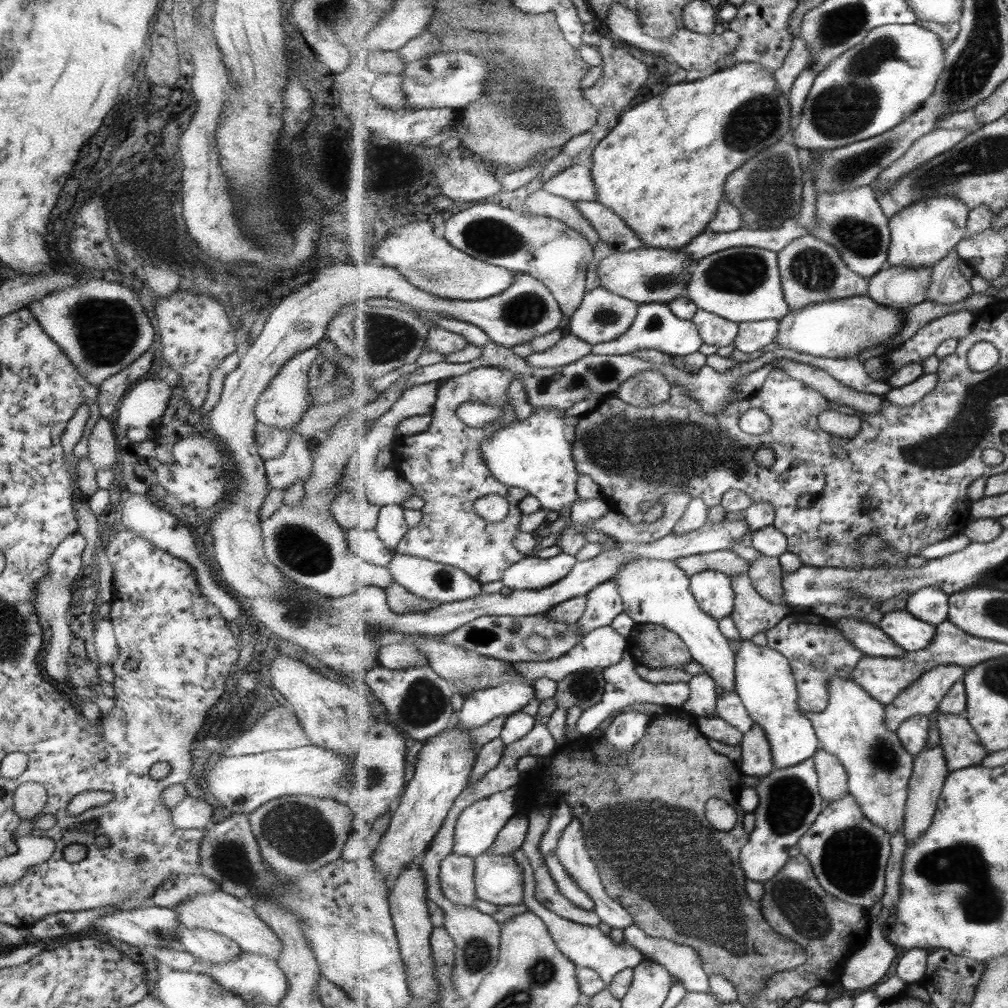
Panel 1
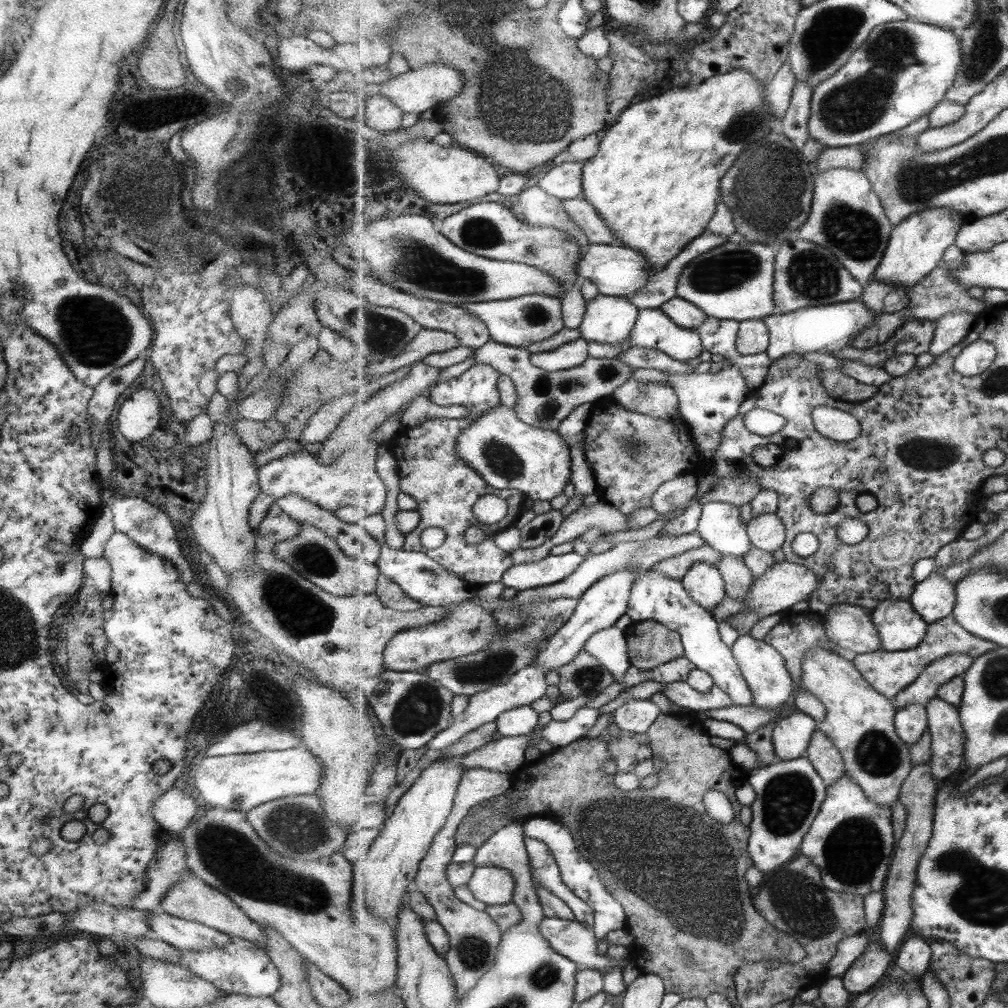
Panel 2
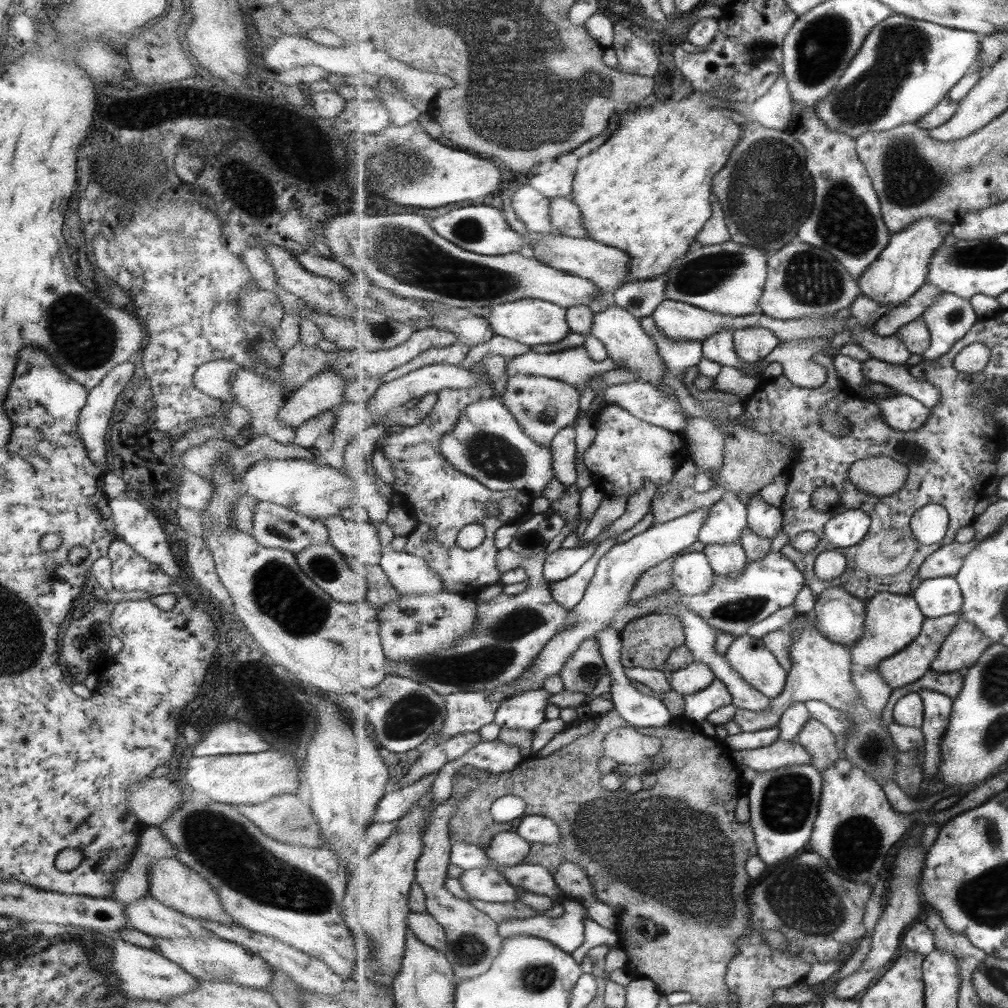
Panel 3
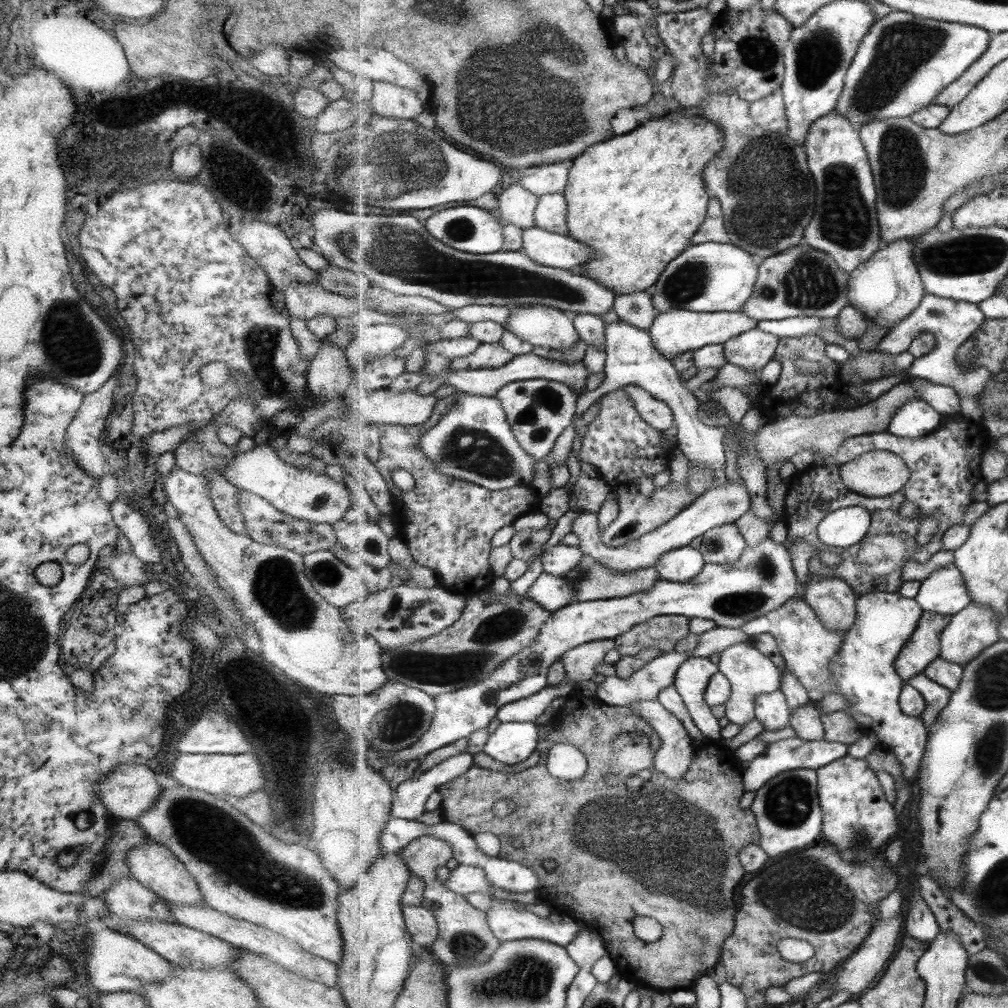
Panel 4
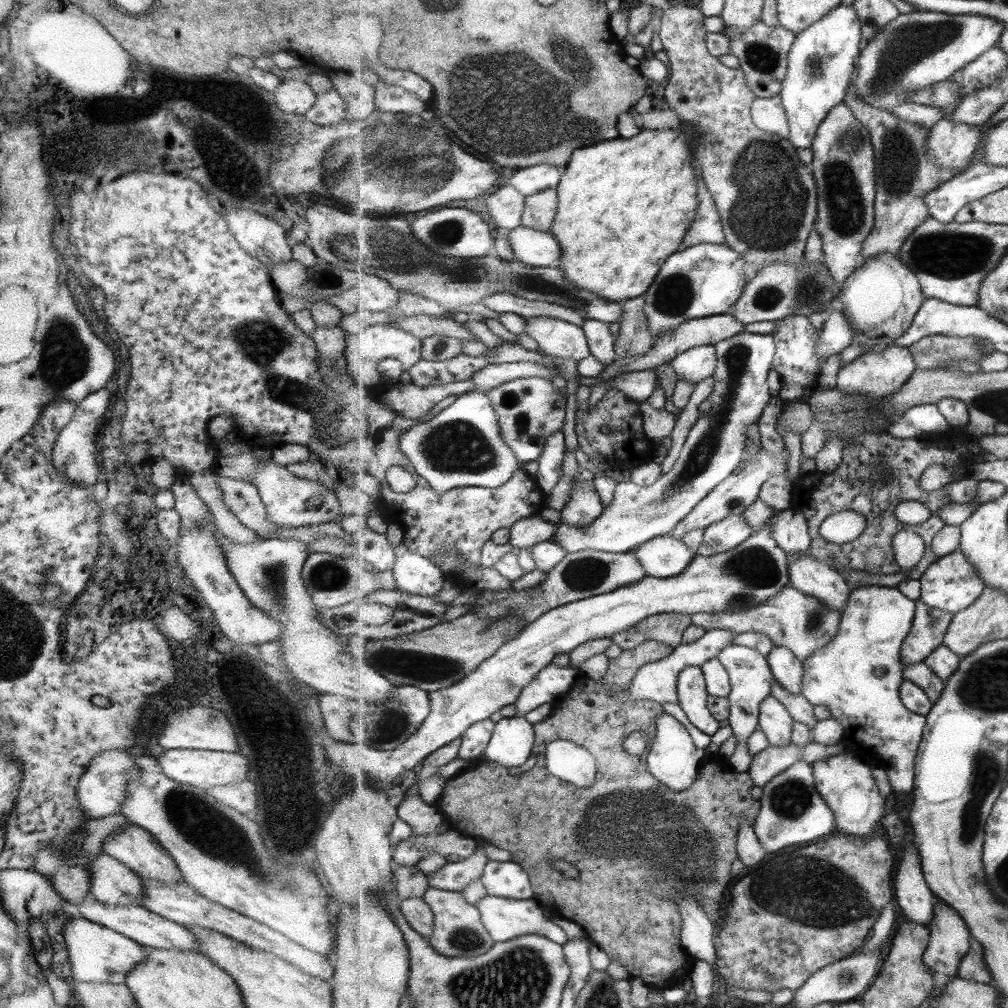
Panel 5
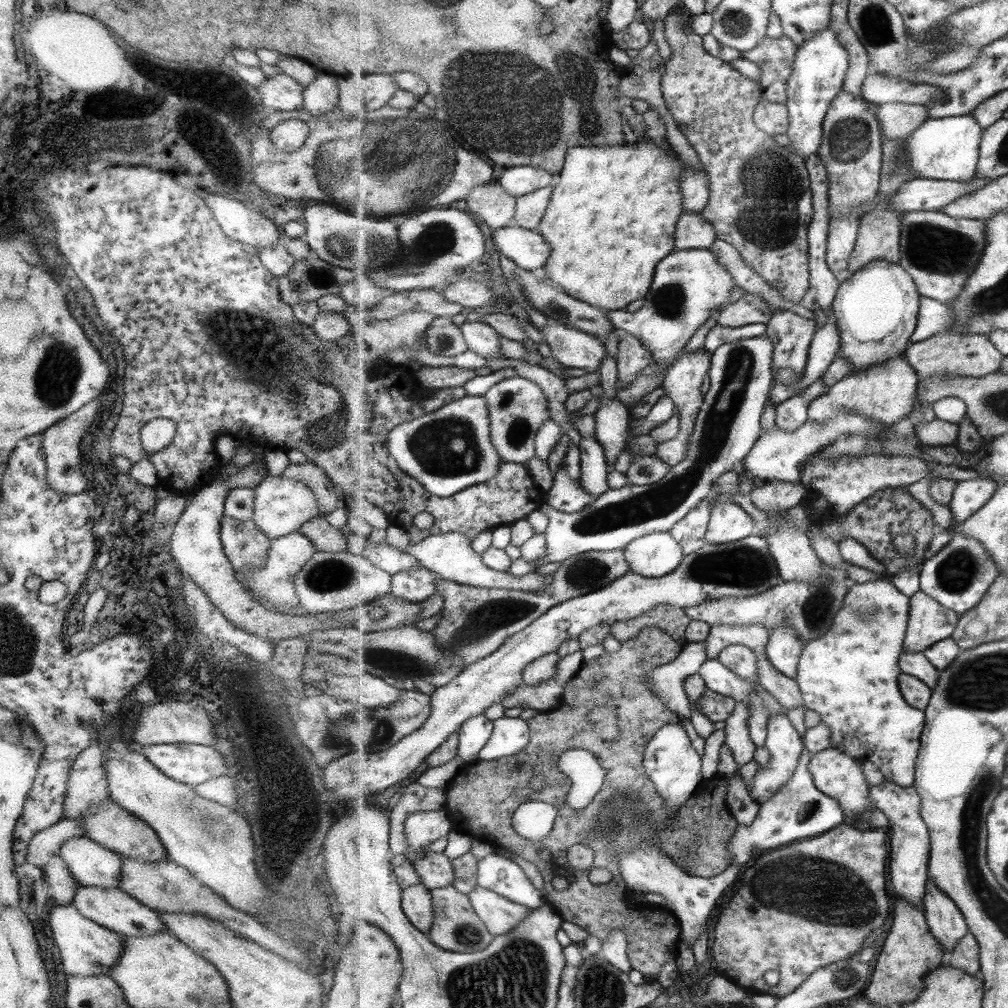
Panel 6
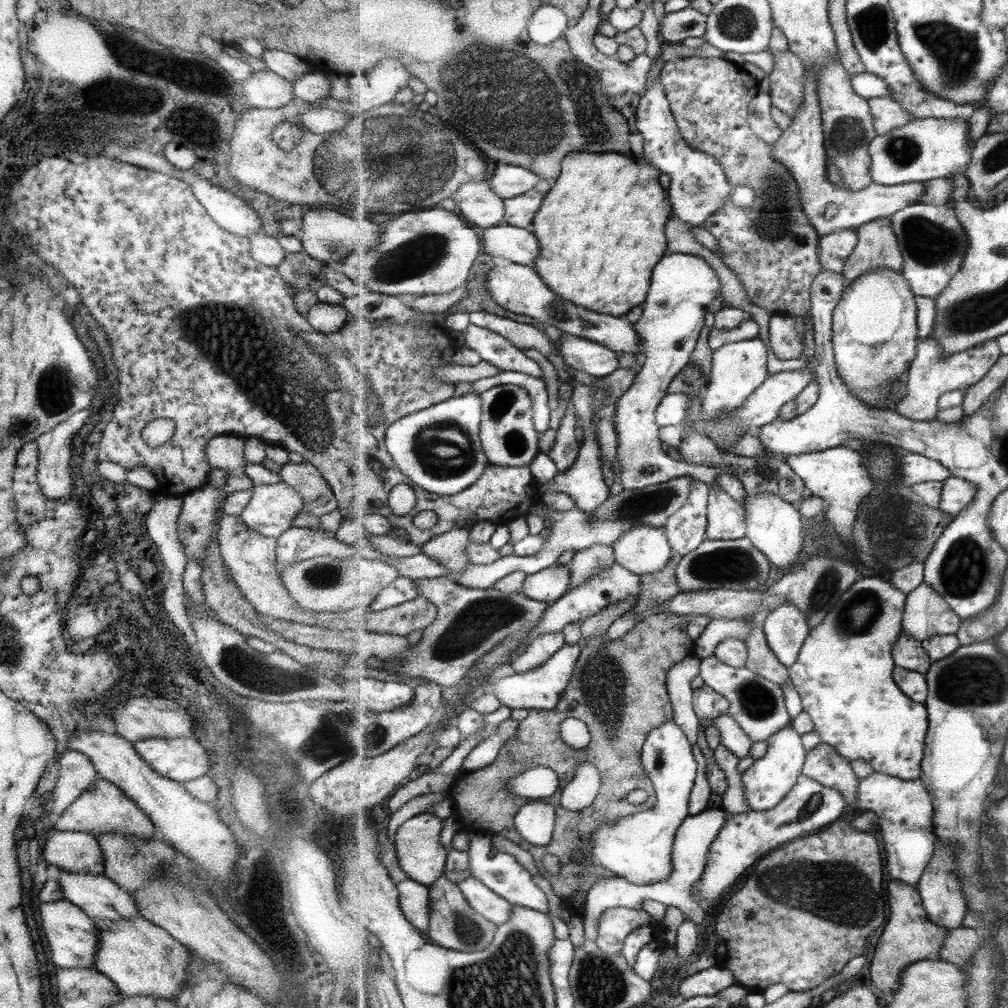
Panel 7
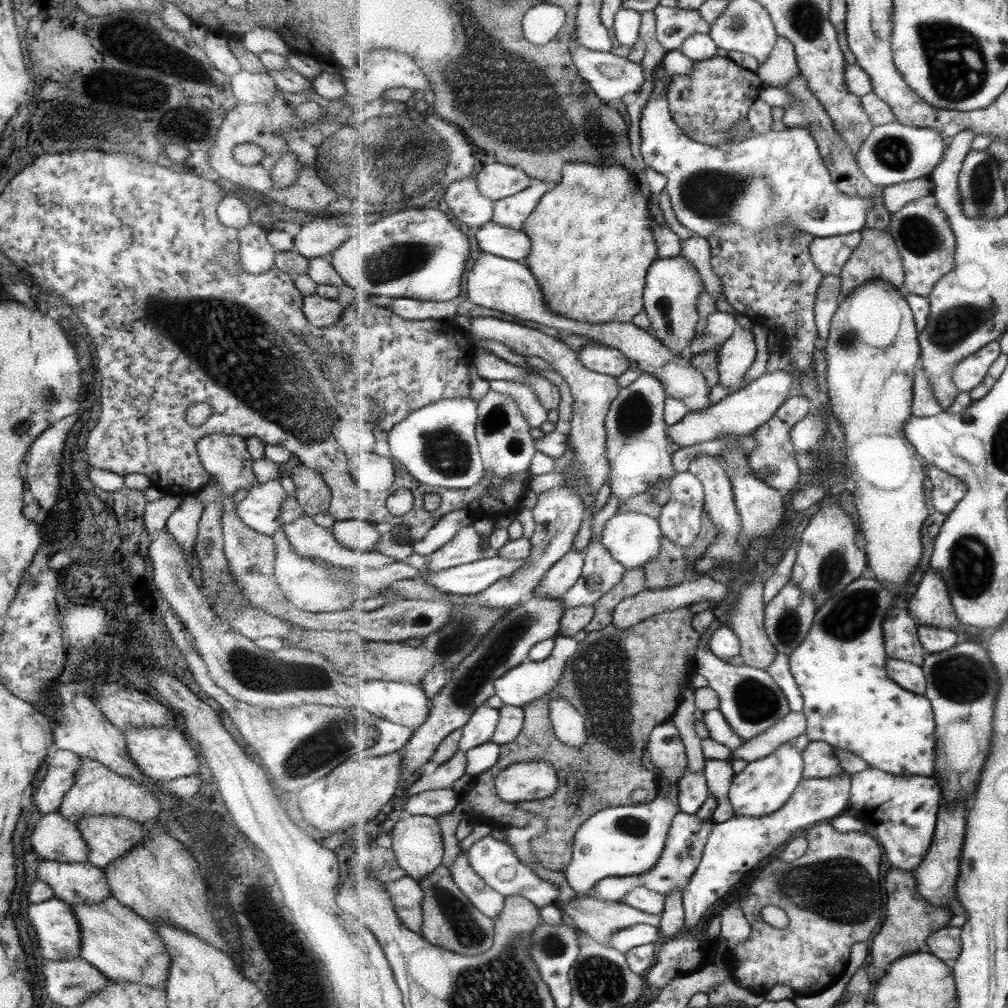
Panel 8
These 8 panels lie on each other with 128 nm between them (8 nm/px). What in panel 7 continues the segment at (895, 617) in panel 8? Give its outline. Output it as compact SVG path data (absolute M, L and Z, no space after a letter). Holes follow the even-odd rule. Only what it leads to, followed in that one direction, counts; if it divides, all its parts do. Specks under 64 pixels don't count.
M904 632L895 643L894 659L897 666L907 670L915 670L924 675L928 674L935 663L929 653L923 650L921 641L911 638Z

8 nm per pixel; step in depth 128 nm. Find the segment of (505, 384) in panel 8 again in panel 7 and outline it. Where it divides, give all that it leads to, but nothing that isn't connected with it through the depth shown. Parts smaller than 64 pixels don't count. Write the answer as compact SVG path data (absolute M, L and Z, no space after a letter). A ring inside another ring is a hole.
M507 372L491 378L481 378L472 383L473 393L481 395L495 386L513 384L521 386L529 392L534 404L534 423L539 432L547 432L551 428L551 408L549 408L549 390L545 382L535 376L529 376L521 372Z

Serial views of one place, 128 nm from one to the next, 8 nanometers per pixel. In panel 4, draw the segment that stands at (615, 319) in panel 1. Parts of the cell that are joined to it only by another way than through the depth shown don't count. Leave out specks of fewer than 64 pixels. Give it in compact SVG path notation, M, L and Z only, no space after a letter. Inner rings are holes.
M615 322L615 324L607 324L607 332L605 334L605 343L607 343L607 361L604 373L606 378L598 389L585 393L581 397L577 397L577 415L581 418L593 404L598 404L599 400L605 395L615 390L624 389L625 386L631 384L639 386L647 390L655 400L665 402L674 413L677 428L677 446L684 454L684 459L691 460L691 463L699 469L709 467L713 471L715 483L711 488L721 488L729 483L727 480L727 454L725 454L726 427L707 426L701 418L699 418L699 408L702 401L699 401L693 392L689 392L683 384L683 380L679 378L679 372L675 369L672 360L667 360L661 352L657 352L653 346L653 338L647 330L637 329L629 322Z

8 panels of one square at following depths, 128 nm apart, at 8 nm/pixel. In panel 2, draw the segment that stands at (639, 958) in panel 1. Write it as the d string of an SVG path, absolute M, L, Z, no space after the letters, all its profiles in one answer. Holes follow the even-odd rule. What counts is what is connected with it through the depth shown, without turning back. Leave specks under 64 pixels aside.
M546 917L546 919L540 924L540 931L544 934L547 940L550 941L551 947L557 952L563 954L567 958L574 960L581 966L586 966L587 969L596 970L604 974L604 992L614 995L623 995L623 992L627 990L625 983L621 981L621 970L624 966L616 967L610 966L611 960L607 954L601 954L599 952L599 942L597 942L597 936L595 936L594 929L587 928L586 925L581 924L578 920L563 920L557 917Z

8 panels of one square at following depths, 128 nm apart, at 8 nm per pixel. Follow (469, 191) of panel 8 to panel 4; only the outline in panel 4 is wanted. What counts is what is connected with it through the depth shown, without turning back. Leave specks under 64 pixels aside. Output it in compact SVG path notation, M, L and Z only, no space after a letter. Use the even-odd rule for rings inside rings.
M509 186L498 198L497 206L503 222L509 222L528 229L536 226L536 210L540 196L524 186Z

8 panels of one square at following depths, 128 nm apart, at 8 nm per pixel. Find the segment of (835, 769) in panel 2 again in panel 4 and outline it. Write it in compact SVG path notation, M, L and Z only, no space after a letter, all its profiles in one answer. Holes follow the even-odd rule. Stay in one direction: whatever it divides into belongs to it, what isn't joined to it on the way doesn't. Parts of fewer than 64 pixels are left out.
M813 702L794 710L790 718L790 725L795 729L798 737L807 742L824 740L826 735L821 711L816 710Z

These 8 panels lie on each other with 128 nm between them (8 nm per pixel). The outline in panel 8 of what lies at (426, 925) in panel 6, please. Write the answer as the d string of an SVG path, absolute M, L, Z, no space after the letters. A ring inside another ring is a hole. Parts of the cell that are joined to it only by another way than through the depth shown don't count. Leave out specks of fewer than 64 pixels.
M409 876L387 884L399 918L413 932L422 934L425 893L420 882Z

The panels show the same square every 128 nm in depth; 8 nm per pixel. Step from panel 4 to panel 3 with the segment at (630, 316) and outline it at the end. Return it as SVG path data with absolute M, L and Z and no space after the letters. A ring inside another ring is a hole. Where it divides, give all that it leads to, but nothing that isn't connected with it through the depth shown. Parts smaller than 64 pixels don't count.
M669 275L656 276L654 279L631 281L618 288L614 293L616 303L626 308L639 320L651 316L659 305L667 300L666 288Z

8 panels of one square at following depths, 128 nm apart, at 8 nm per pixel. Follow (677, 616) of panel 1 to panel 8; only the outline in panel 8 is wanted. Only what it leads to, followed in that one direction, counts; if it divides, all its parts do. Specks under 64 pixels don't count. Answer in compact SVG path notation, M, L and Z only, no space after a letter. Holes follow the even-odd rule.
M794 741L783 743L768 757L748 763L736 775L729 793L736 816L769 816L773 812L779 812L791 800L795 789L804 779L806 765L804 754L796 747Z

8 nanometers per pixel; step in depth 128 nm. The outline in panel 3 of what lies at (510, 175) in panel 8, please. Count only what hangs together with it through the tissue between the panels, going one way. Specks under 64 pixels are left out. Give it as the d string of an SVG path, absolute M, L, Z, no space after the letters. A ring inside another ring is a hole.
M564 152L555 160L554 166L543 174L537 174L525 183L532 188L536 188L545 196L551 197L570 197L574 189L577 166L573 164L573 152Z

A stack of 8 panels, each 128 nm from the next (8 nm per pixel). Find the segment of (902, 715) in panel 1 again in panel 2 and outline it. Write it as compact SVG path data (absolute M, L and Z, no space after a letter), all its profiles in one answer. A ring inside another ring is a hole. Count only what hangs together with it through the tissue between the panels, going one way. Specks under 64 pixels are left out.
M961 652L931 663L919 675L918 680L915 680L895 697L895 708L899 711L910 704L922 704L927 707L930 700L938 696L938 692L944 684L957 677L964 679L974 660L973 656Z

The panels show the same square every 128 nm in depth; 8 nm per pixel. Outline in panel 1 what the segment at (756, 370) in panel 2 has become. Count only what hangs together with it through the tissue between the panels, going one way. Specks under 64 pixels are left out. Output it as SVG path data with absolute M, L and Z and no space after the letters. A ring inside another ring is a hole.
M697 309L692 322L699 328L704 344L717 346L734 346L735 340L740 332L740 324L731 322L709 312L708 310Z

